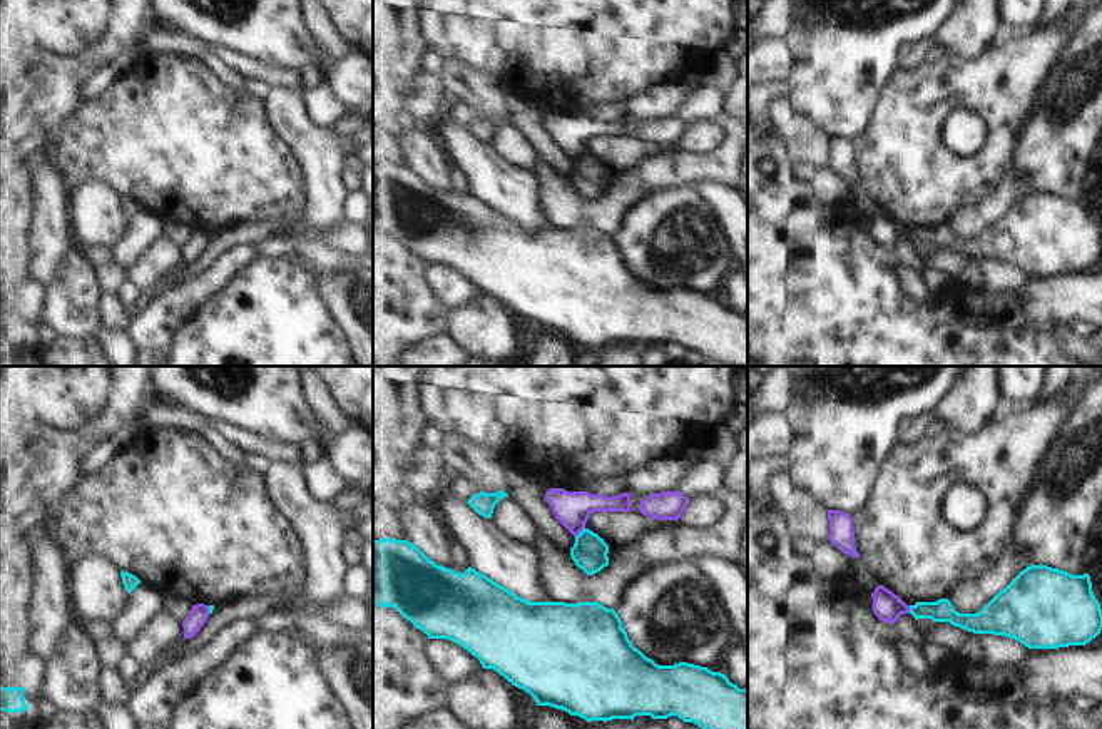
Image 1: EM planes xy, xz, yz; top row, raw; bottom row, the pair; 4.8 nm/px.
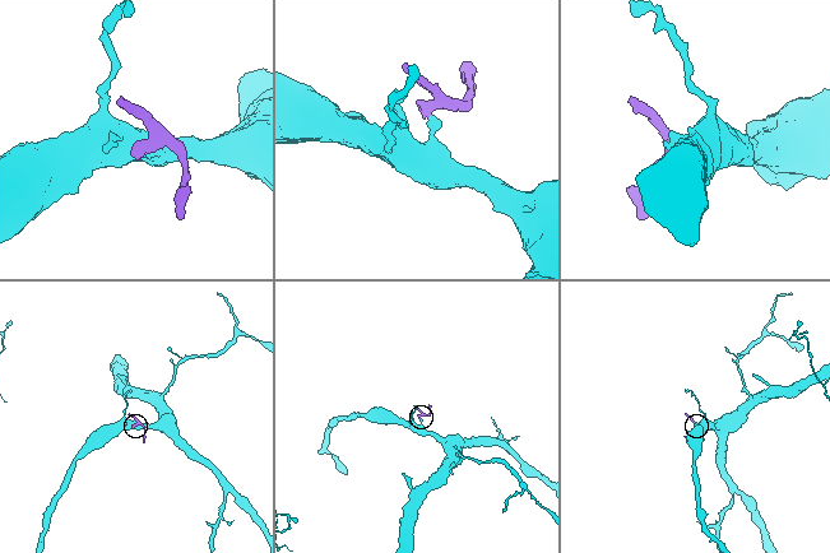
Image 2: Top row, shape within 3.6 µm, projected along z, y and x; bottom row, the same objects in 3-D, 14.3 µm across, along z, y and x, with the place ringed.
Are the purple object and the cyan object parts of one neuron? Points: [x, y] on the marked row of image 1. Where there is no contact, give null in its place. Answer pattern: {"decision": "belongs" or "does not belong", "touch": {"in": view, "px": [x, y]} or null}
{"decision": "does not belong", "touch": {"in": "xz", "px": [579, 532]}}

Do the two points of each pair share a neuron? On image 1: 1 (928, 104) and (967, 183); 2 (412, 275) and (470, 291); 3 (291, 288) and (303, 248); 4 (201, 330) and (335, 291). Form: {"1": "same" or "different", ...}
{"1": "same", "2": "different", "3": "different", "4": "different"}

